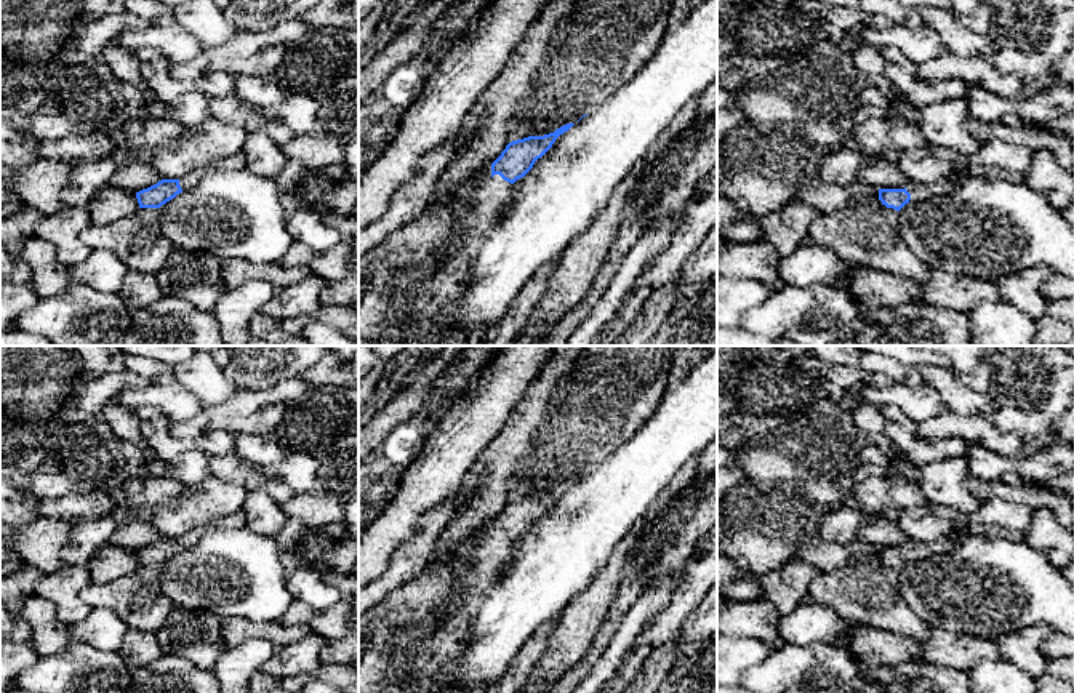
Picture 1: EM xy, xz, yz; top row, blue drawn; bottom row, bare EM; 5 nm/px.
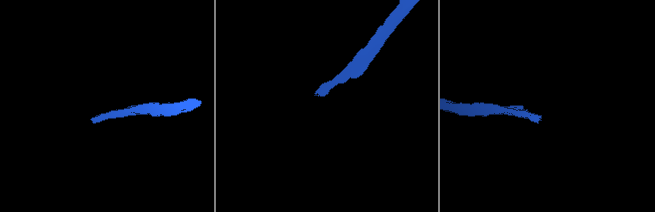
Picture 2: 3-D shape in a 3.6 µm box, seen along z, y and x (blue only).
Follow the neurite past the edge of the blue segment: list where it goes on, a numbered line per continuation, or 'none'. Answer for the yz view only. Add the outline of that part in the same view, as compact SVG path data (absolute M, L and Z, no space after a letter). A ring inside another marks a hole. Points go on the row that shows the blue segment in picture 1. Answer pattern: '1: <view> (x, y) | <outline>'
1: yz (919, 192) | M940 179L932 184L916 184L906 187L906 190L911 194L909 203L917 203L936 195L944 195L952 192L956 187L956 179Z

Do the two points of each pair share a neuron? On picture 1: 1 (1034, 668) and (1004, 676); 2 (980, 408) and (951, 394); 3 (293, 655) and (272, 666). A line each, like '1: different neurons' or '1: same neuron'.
1: different neurons
2: same neuron
3: same neuron

